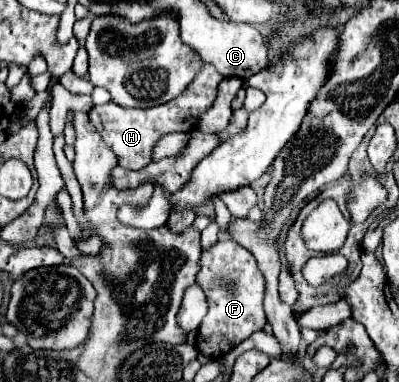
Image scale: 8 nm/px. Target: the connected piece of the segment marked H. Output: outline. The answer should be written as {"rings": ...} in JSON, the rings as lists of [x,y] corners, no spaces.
{"rings":[[[204,65],[202,77],[196,77],[192,81],[192,85],[170,103],[150,107],[150,109],[122,109],[120,105],[108,103],[108,105],[100,105],[100,107],[92,107],[88,117],[94,123],[94,127],[98,129],[98,133],[102,135],[104,143],[116,153],[120,167],[144,169],[152,161],[150,159],[152,147],[156,145],[156,141],[162,135],[174,133],[174,131],[190,131],[196,125],[200,113],[206,111],[212,105],[212,101],[216,99],[216,89],[222,79],[224,77],[216,69],[212,69],[212,65]]]}

